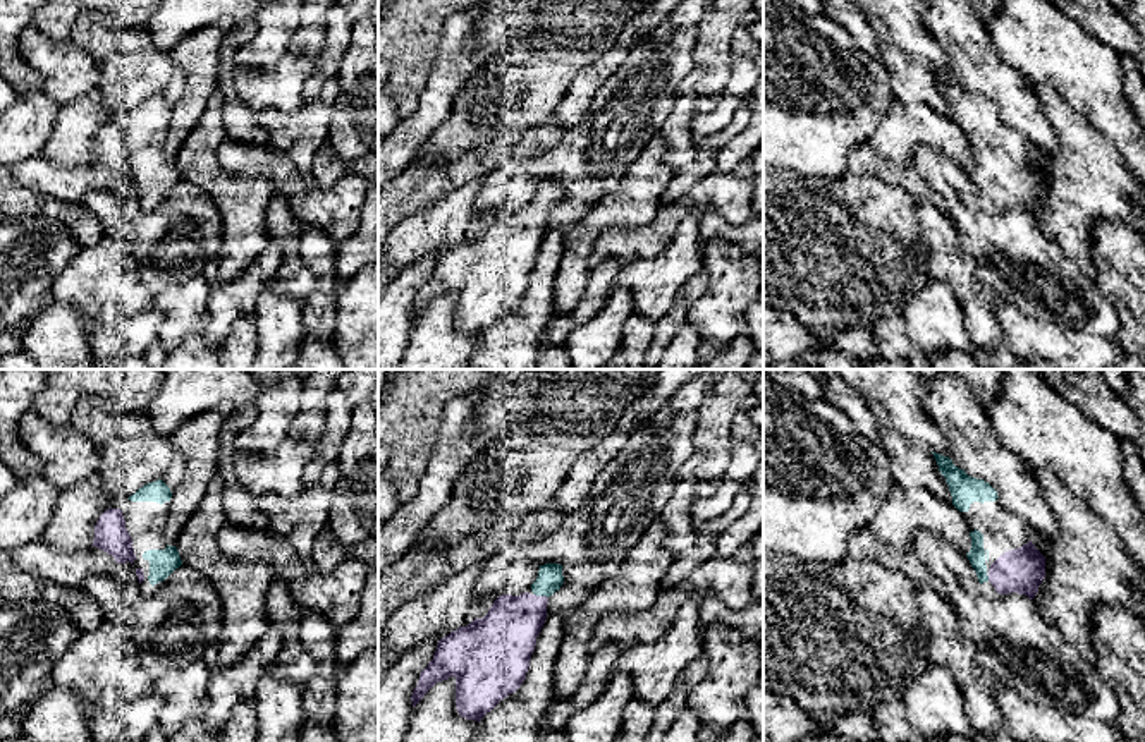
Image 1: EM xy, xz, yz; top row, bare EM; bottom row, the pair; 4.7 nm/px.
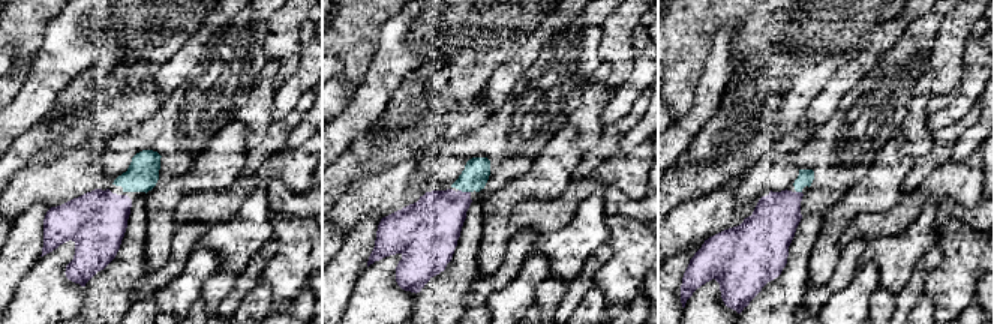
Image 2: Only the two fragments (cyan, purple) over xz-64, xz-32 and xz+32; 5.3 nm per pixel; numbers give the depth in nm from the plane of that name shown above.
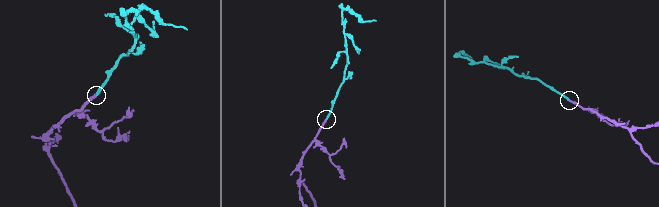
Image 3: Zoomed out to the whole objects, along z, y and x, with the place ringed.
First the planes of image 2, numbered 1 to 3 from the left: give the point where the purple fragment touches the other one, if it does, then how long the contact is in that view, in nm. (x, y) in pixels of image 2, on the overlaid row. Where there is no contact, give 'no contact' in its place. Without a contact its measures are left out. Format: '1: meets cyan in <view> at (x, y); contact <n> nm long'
1: no contact
2: meets cyan in xz-32 at (465, 191); contact 70 nm long
3: meets cyan in xz+32 at (799, 191); contact 30 nm long

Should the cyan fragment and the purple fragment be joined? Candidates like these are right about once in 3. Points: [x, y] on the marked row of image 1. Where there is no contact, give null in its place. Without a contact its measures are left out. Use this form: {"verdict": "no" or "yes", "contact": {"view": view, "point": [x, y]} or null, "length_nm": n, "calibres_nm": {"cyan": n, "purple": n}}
{"verdict": "yes", "contact": {"view": "xz", "point": [540, 595]}, "length_nm": 80, "calibres_nm": {"cyan": 120, "purple": 280}}

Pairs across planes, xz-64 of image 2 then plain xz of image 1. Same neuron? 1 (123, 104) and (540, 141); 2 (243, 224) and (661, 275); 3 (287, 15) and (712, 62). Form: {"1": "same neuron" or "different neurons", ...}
{"1": "same neuron", "2": "same neuron", "3": "same neuron"}

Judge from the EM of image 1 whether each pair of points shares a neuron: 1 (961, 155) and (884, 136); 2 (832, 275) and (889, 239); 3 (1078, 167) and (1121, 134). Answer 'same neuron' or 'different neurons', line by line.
1: same neuron
2: same neuron
3: different neurons

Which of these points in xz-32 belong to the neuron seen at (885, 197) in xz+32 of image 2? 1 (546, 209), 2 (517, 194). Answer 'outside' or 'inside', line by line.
1: outside
2: inside

